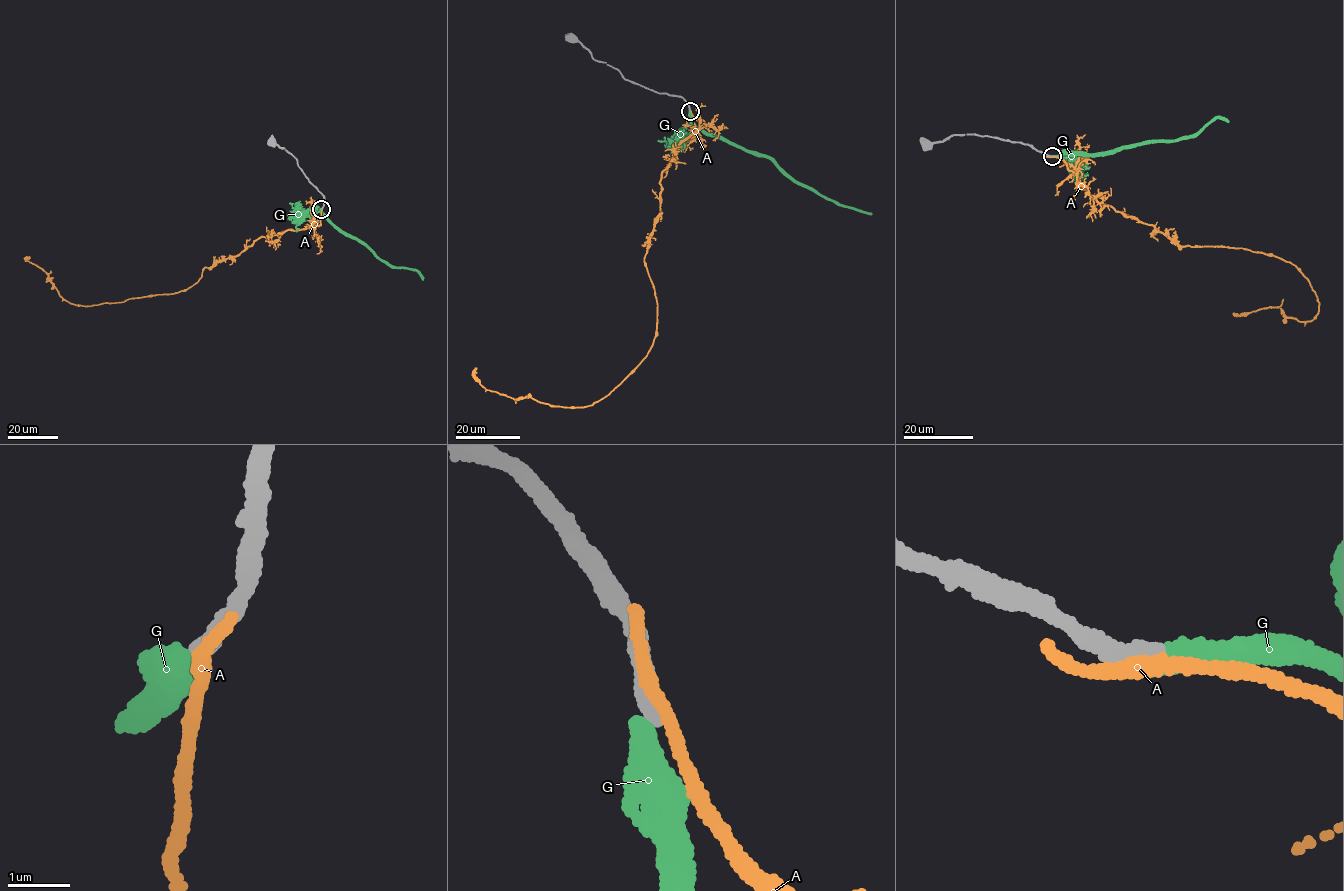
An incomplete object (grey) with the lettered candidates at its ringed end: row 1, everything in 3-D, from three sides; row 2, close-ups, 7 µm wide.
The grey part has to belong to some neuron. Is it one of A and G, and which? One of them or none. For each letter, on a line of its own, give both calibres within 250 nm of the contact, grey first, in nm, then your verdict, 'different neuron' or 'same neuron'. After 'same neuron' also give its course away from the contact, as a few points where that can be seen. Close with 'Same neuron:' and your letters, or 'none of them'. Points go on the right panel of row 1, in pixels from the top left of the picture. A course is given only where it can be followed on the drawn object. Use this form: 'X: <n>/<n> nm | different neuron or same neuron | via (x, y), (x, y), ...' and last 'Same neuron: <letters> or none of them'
A: 360/220 nm | different neuron
G: 320/420 nm | different neuron
Same neuron: none of them

